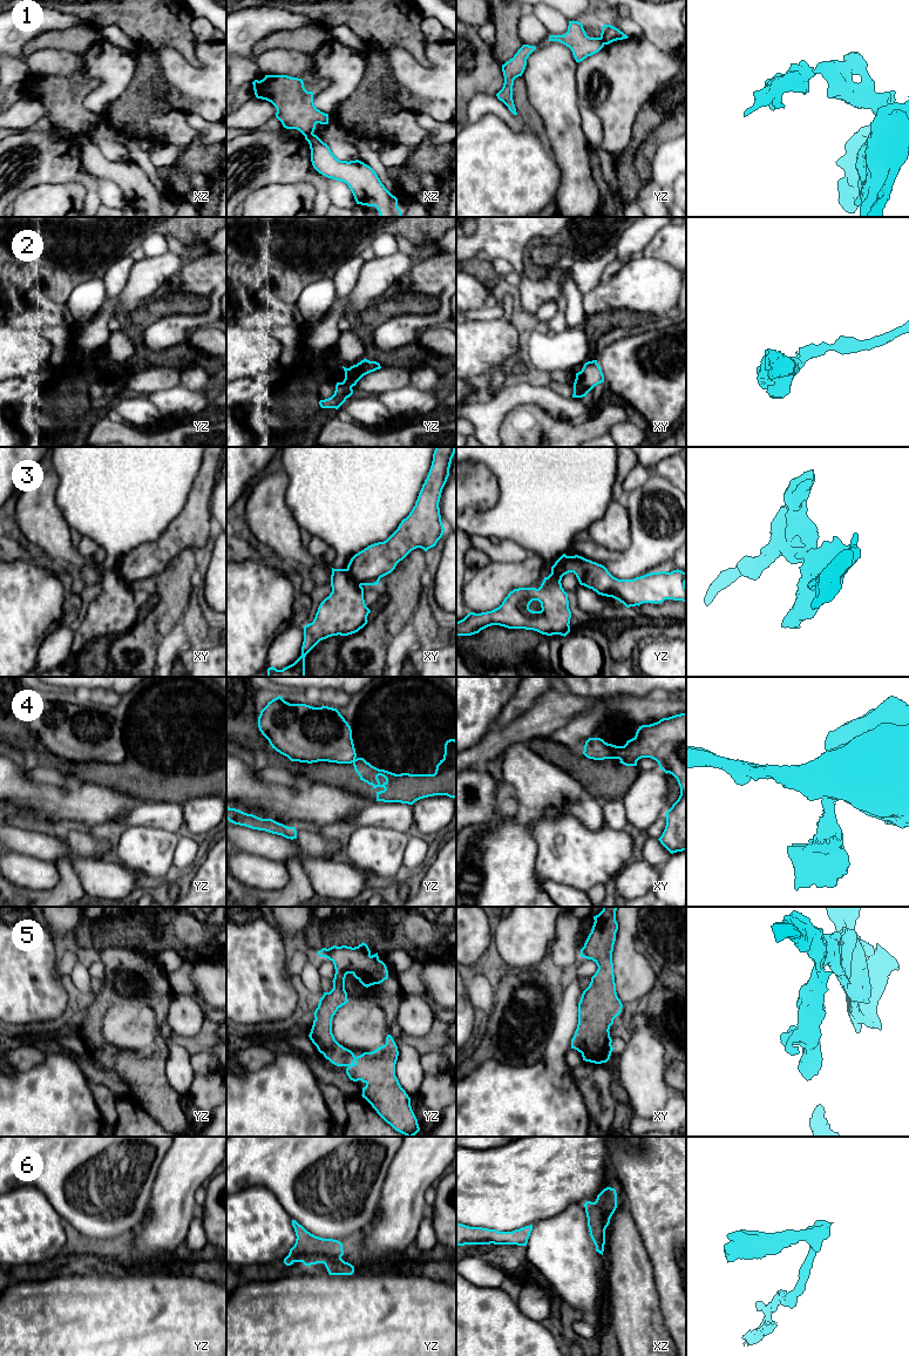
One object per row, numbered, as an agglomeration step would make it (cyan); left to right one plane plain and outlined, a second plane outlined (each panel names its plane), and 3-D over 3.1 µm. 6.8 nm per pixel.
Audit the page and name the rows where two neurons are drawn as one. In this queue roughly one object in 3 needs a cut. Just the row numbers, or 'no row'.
1, 2, 3, 4

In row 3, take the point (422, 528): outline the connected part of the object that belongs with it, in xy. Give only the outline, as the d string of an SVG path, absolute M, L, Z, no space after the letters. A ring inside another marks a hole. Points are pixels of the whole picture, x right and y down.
M456 447L435 448L429 473L409 515L401 521L398 529L386 541L371 544L351 558L347 565L347 571L358 584L379 585L380 578L391 574L396 564L412 550L421 548L427 551L436 545L445 531L439 502L442 489L449 476L449 468L455 449Z

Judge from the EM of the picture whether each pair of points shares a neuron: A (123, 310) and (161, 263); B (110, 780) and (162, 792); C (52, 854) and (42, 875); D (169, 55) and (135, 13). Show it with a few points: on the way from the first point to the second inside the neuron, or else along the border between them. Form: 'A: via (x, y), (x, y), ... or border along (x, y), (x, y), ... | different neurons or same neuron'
A: via (129, 298), (149, 275) | same neuron
B: via (123, 771), (141, 771), (149, 779) | same neuron
C: border along (21, 854), (55, 863) | different neurons
D: border along (153, 49), (169, 45), (185, 58) | different neurons

